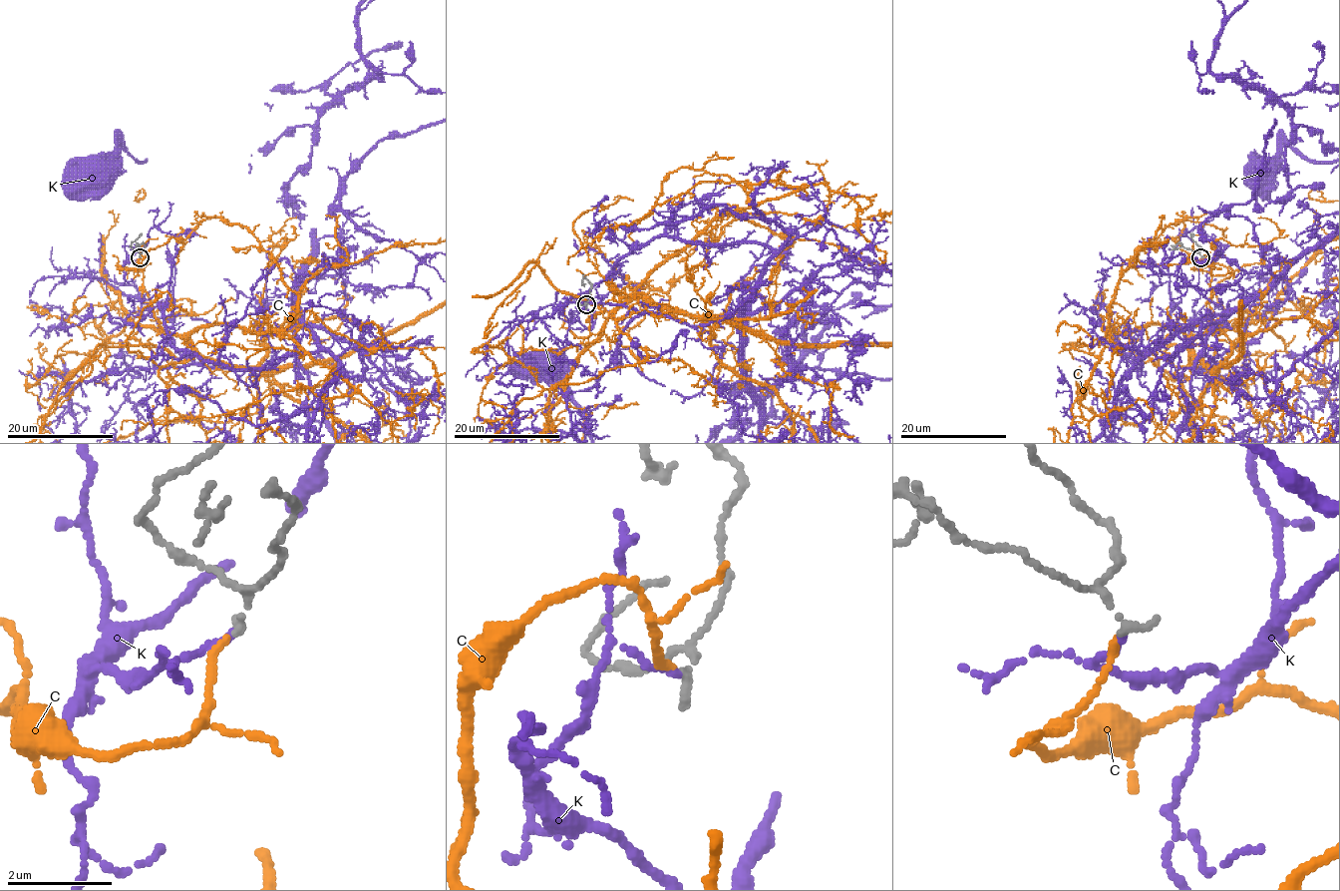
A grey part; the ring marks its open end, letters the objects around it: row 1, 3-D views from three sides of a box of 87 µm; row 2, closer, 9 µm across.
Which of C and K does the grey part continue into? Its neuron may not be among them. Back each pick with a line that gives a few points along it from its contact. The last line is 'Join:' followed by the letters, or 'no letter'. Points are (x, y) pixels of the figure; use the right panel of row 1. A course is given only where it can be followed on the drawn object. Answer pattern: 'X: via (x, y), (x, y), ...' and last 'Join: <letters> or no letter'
C: via (1201, 257), (1193, 269), (1232, 270), (1209, 302), (1213, 334), (1159, 365)
Join: C

